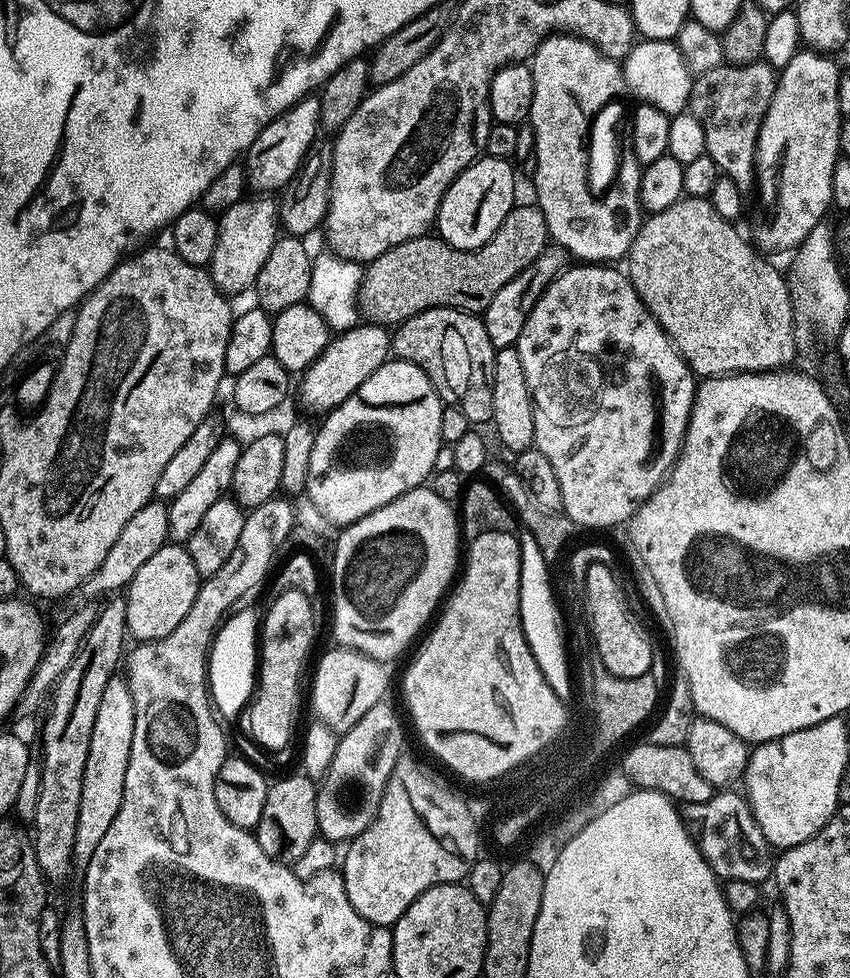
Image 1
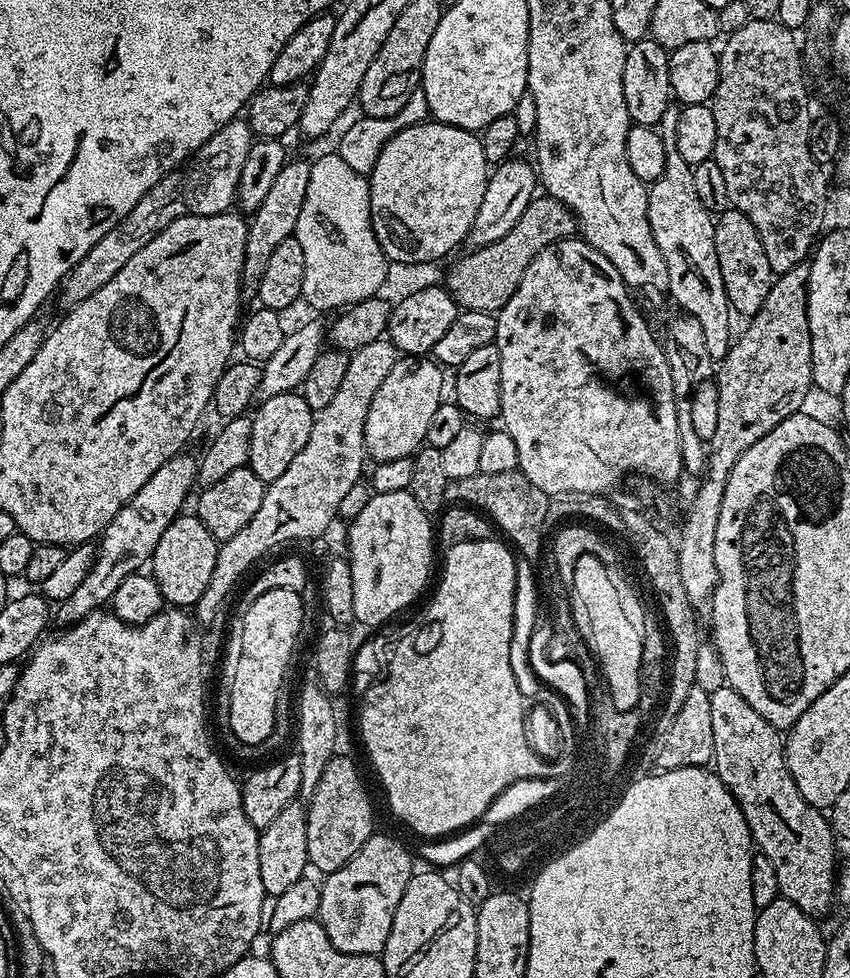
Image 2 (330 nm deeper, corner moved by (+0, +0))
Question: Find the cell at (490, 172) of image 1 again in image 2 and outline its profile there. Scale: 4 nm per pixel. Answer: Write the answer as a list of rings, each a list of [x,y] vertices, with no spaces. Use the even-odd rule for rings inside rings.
[[[423,122],[409,124],[386,142],[368,182],[372,229],[389,261],[400,264],[428,264],[448,256],[463,245],[478,215],[486,192],[490,166],[482,154],[479,135],[453,124]]]

